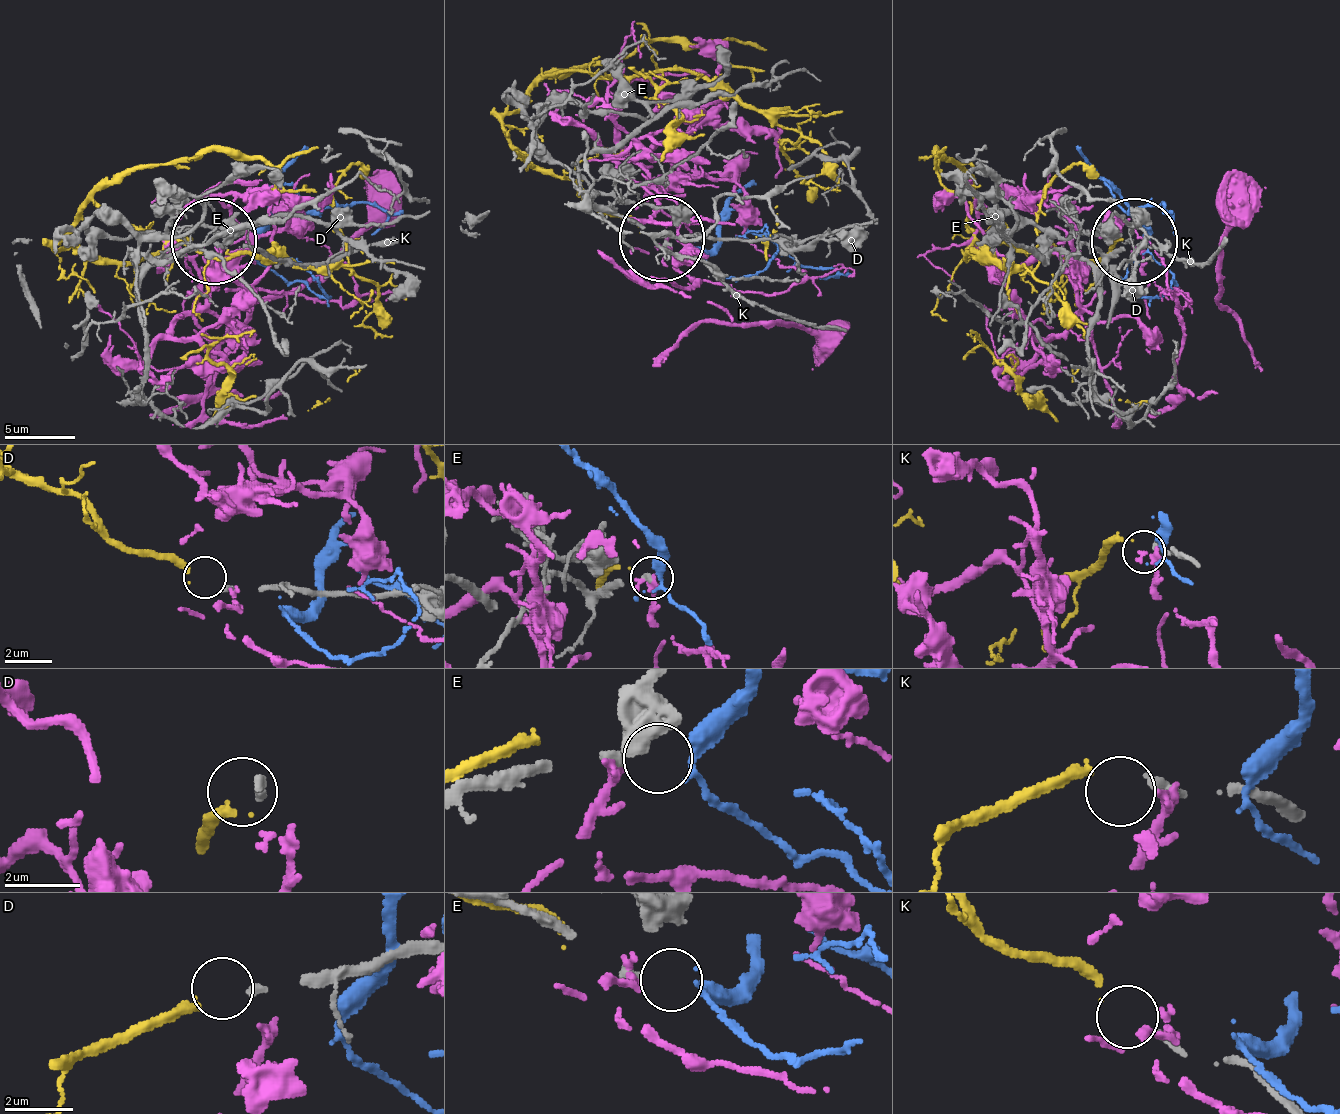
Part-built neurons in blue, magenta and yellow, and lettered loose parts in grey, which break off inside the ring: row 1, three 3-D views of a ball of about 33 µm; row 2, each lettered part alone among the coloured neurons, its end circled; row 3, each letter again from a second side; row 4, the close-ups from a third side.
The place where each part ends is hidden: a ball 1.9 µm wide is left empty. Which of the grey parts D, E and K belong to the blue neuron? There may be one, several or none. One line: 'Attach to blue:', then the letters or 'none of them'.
Attach to blue: E

